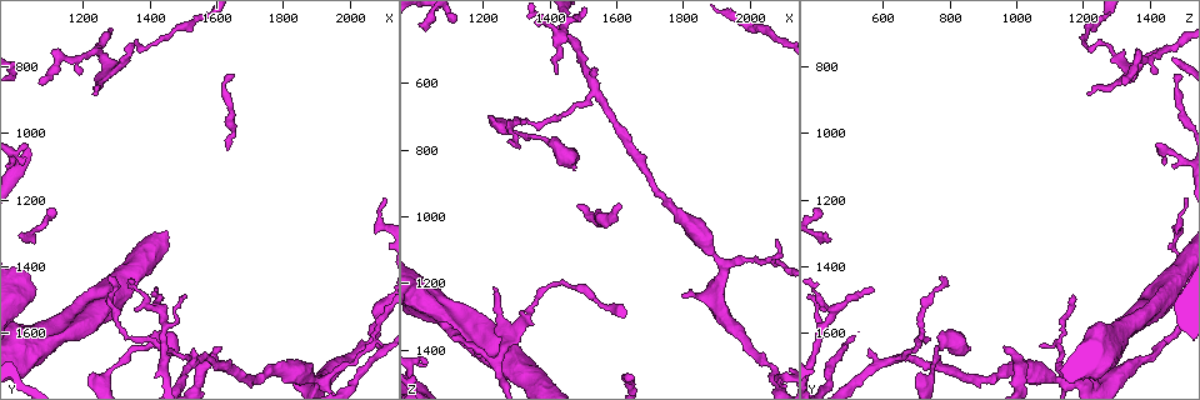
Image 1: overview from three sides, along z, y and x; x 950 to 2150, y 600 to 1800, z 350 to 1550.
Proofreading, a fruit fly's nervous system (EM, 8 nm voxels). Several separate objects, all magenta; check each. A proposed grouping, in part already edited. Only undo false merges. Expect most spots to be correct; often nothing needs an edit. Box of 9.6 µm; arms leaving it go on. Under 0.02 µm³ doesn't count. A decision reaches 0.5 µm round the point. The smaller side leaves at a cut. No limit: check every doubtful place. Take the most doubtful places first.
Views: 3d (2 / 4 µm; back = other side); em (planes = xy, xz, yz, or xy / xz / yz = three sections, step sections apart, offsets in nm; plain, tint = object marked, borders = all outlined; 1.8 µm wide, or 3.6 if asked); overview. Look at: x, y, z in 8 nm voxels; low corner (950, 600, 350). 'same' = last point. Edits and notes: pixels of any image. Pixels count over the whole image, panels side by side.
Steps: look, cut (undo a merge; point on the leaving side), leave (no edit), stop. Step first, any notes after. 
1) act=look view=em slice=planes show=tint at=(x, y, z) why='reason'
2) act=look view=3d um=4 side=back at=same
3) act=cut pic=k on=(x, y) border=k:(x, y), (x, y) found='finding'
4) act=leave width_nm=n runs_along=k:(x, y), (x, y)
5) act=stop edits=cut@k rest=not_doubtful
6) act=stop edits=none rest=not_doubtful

act=look view=em slice=planes show=borders at=(1240, 760, 1440) why='three arms meet'

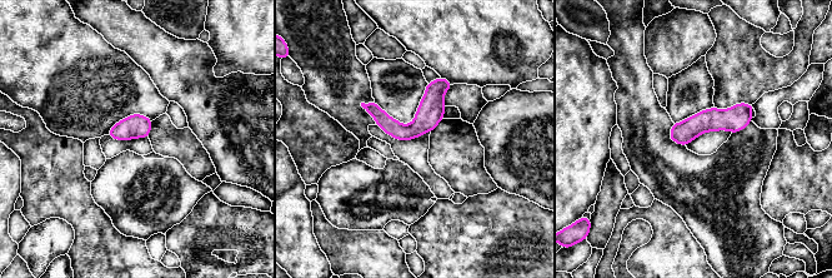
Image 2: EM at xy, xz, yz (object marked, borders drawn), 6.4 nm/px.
act=leave found='all the same neuron'

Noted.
act=look view=3d um=2 at=(1320, 790, 1310) why='arms part here'

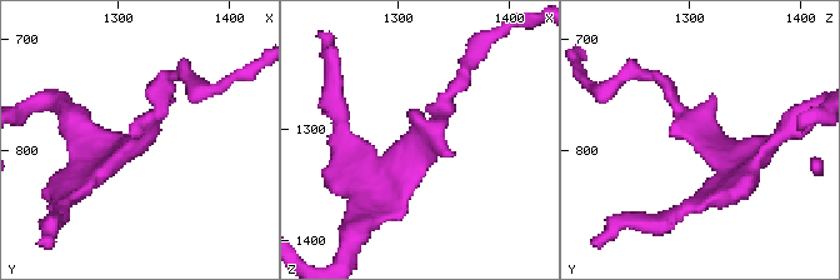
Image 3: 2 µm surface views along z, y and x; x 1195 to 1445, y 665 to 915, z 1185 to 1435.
act=look view=em slice=planes show=tint at=(1318, 796, 1318)

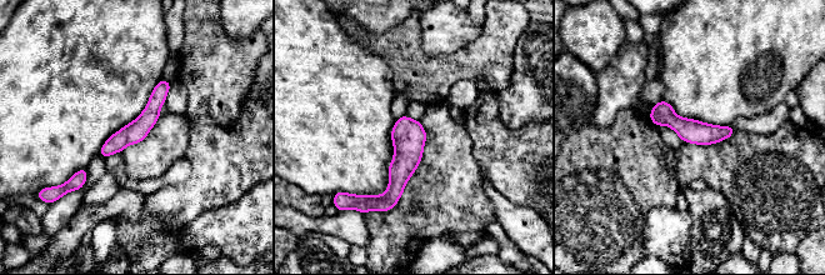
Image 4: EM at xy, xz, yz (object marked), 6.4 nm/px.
act=leave runs_along=4:(165, 84), (151, 113), (104, 153) found='one neuron here'

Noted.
act=look view=em slice=planes show=borders at=(1540, 1670, 640) why='arms part here'

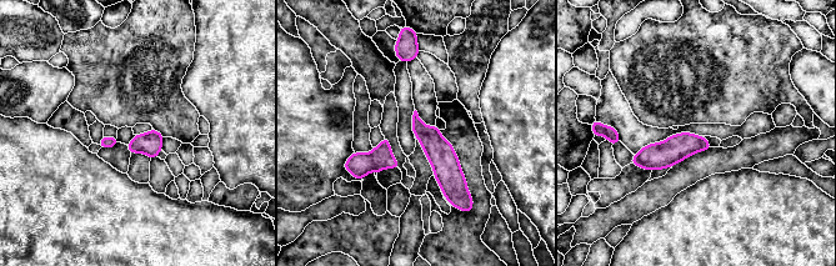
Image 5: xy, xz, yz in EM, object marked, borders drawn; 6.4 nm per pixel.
act=leave runs_along=5:(415, 118), (445, 162), (455, 199) found='all the same neuron'

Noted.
act=look view=3d um=4 side=back at=(1420, 1620, 800) why='thick turns thin'

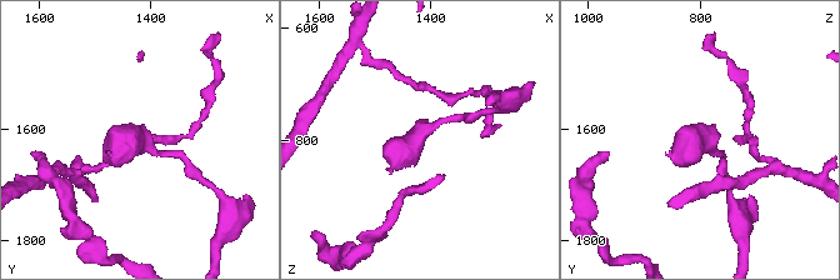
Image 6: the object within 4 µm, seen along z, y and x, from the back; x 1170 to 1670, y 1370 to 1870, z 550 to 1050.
act=look view=em slice=planes show=tint at=(1420, 1620, 790) why='now the EM'

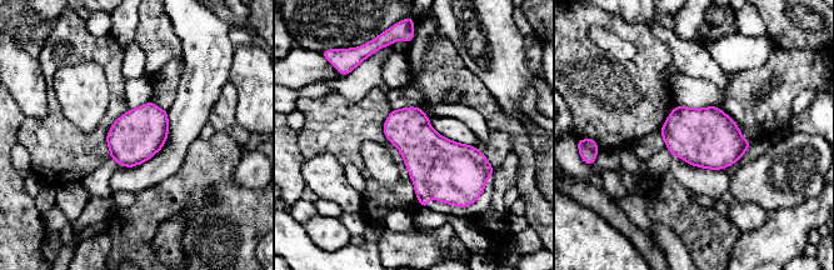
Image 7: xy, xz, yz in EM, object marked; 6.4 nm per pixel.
act=leave width_nm=320 found='one neuron here'

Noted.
act=stop edits=none rest=not_doubtful

